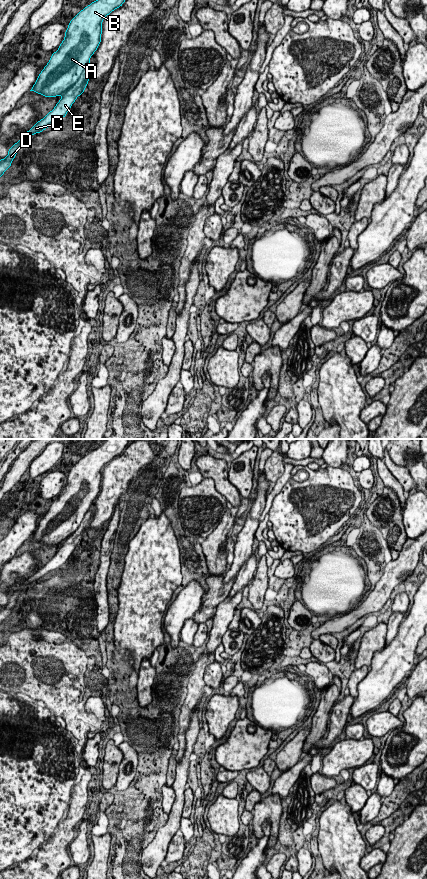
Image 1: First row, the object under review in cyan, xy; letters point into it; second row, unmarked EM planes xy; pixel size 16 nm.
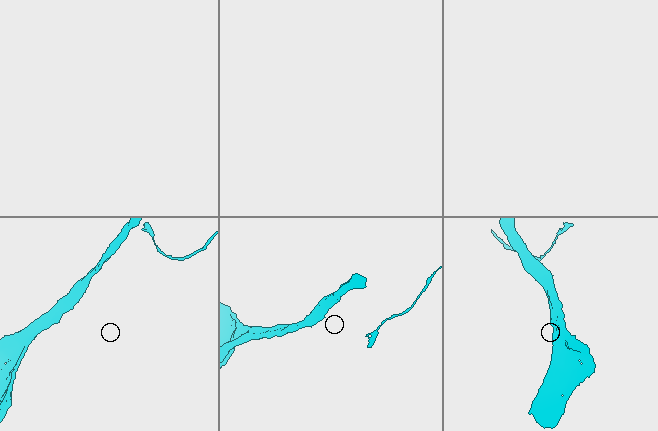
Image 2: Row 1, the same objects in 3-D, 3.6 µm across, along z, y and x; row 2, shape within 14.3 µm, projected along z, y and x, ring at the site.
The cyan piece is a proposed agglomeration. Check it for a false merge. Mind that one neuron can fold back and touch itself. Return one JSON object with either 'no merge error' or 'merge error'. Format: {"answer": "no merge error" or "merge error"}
{"answer": "merge error"}

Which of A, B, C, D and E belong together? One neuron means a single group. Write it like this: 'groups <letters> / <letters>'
groups A B / C D E

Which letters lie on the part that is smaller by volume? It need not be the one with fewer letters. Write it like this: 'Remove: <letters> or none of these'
Remove: C, D, E

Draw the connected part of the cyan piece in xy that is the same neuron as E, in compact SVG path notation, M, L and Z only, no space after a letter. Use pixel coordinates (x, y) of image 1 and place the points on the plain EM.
M88 510L78 529L63 541L62 546L56 552L54 557L50 559L43 567L38 569L23 584L21 584L20 588L17 591L13 592L13 594L8 598L7 605L4 607L0 607L0 625L2 625L3 621L11 615L11 611L16 605L17 599L21 594L24 586L30 586L32 583L42 580L50 573L58 571L61 566L67 563L68 558L71 556L77 545L83 542L92 522L92 519L93 513Z

